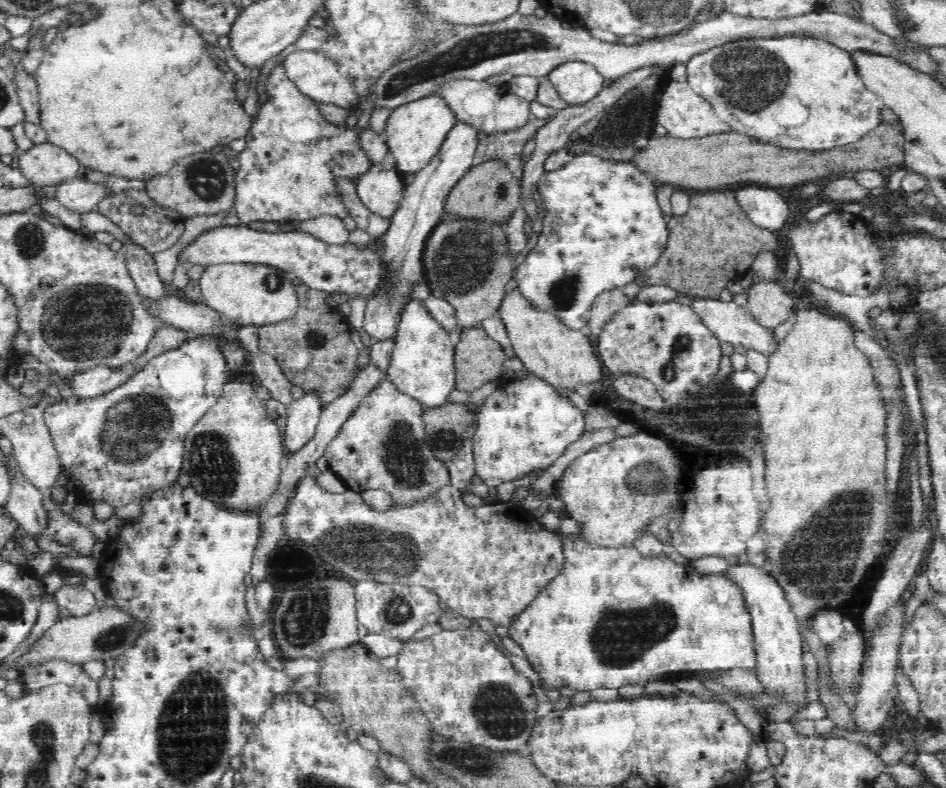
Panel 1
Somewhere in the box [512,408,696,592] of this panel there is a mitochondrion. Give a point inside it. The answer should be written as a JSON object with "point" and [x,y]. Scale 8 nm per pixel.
{"point":[658,480]}

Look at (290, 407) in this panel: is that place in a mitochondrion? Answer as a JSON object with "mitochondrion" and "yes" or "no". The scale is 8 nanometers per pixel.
{"mitochondrion":"no"}

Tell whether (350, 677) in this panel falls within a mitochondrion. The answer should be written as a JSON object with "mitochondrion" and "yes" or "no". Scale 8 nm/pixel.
{"mitochondrion":"no"}

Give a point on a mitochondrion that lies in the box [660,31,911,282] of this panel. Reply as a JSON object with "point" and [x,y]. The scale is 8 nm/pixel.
{"point":[752,80]}

